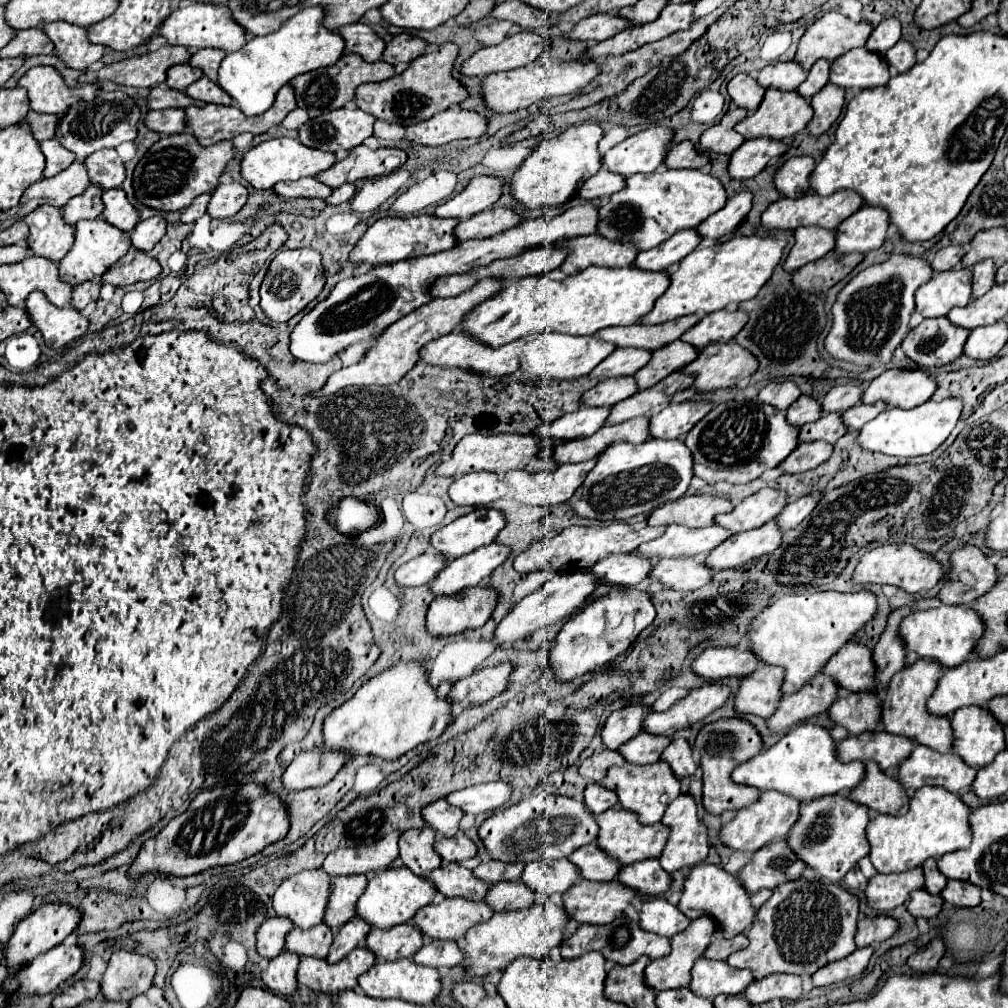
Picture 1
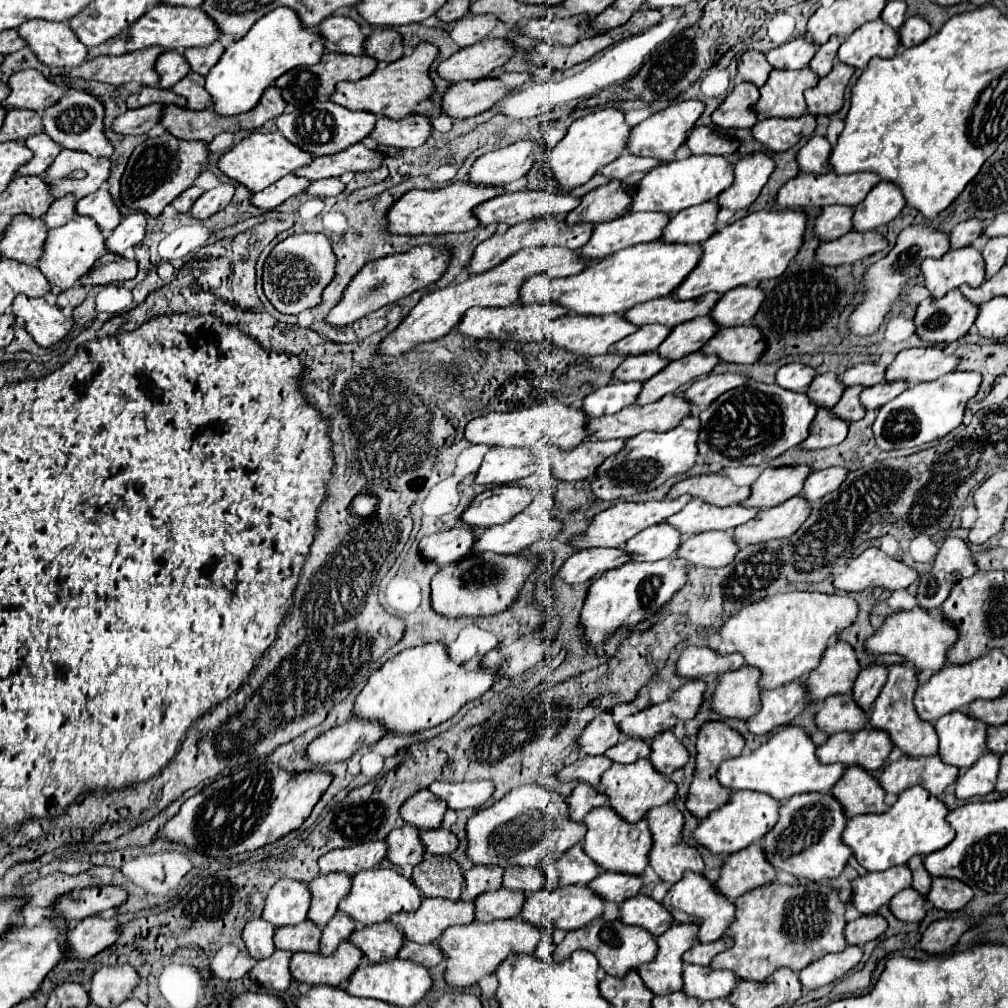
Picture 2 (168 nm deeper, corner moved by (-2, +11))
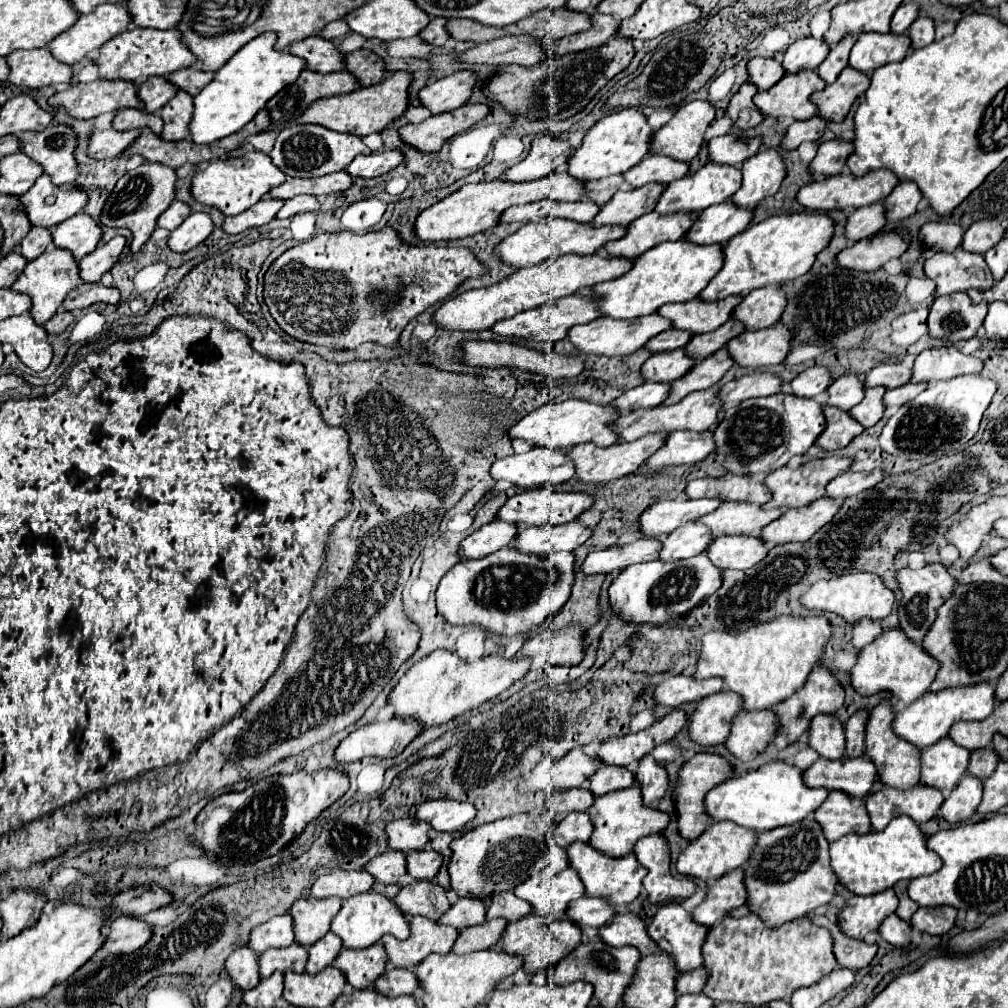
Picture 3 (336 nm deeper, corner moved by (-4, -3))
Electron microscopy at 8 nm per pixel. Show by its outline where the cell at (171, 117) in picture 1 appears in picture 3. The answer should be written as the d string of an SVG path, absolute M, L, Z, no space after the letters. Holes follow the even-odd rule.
M114 128L96 130L90 136L88 154L96 160L118 158L132 146L132 140L136 140L136 136L140 136L140 130L124 130L124 132L118 132Z

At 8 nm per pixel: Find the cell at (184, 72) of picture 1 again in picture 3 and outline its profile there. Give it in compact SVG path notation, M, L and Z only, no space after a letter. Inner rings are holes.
M150 76L138 86L138 96L144 100L148 112L158 112L172 96L176 96L178 88L164 76Z

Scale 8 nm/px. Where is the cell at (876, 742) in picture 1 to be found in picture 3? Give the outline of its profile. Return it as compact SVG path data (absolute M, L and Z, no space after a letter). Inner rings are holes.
M818 758L806 772L804 784L812 788L828 788L828 790L842 790L850 796L864 798L874 780L876 780L876 766L870 758L838 758L826 760Z

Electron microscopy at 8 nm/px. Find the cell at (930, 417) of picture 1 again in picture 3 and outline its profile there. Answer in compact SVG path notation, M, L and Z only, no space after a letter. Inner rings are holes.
M978 374L956 376L948 382L934 382L912 402L898 408L880 434L880 446L884 452L908 460L920 460L926 456L940 458L954 450L960 450L978 432L984 410L988 408L996 384Z

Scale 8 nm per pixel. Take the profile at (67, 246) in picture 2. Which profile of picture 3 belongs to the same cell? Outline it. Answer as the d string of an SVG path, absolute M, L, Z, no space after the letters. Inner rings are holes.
M50 248L44 254L40 254L36 260L30 260L26 264L16 284L12 284L12 290L32 296L32 318L36 320L36 324L44 324L60 310L68 292L72 292L80 282L82 282L80 268L74 254L68 252L66 248Z

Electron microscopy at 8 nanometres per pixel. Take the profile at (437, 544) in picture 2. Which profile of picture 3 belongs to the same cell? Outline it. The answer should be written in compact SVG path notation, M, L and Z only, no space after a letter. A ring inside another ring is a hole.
M494 520L486 526L482 526L480 530L476 530L474 534L470 534L468 538L464 538L458 548L458 556L460 556L460 560L484 558L484 556L508 546L512 542L512 536L516 536L516 532L518 532L516 526Z

